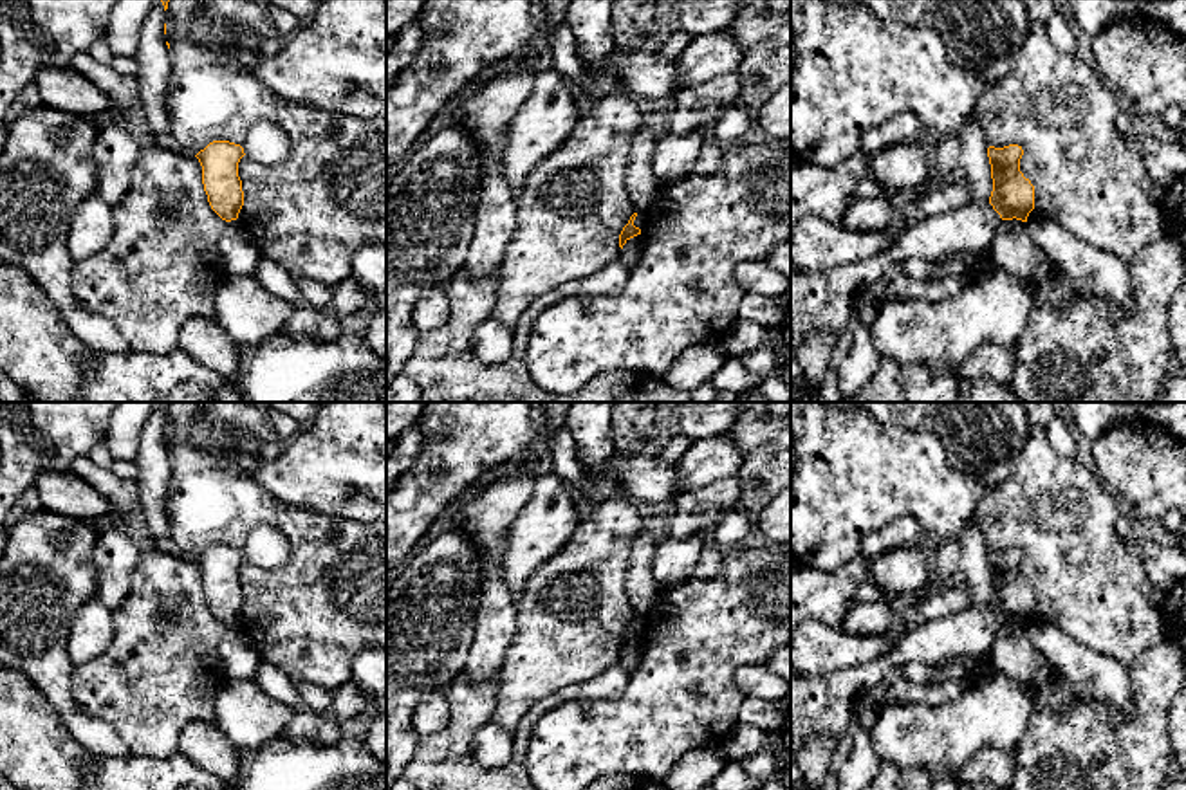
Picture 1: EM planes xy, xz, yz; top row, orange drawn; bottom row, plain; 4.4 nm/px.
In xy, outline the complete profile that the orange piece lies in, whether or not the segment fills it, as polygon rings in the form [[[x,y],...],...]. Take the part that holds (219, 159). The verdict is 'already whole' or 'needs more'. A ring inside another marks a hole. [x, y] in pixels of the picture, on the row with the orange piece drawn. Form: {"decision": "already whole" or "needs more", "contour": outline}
{"decision": "already whole", "contour": [[[213,141],[195,157],[202,166],[202,184],[211,209],[226,222],[236,220],[244,206],[238,162],[244,148],[229,141]]]}

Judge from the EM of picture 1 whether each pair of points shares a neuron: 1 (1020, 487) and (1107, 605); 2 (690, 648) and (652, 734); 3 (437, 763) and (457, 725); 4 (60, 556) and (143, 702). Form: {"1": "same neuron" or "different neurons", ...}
{"1": "same neuron", "2": "same neuron", "3": "same neuron", "4": "different neurons"}

